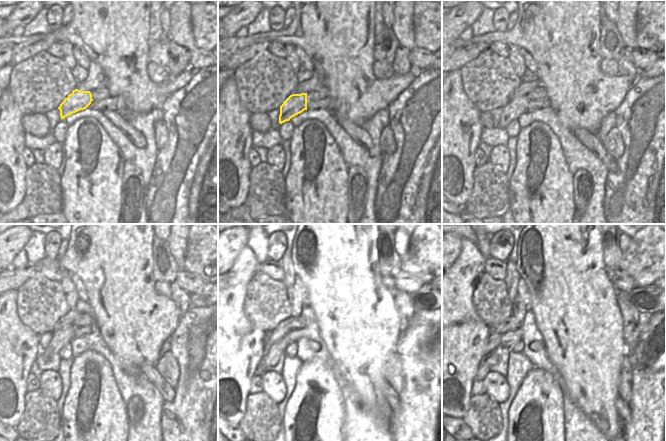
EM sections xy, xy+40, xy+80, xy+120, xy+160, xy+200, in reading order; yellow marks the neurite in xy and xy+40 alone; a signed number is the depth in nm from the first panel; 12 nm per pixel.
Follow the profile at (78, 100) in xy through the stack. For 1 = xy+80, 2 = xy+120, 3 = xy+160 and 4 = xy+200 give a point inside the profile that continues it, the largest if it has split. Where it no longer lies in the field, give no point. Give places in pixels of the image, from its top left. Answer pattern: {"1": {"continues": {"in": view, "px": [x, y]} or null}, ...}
{"1": {"continues": {"in": "xy+80", "px": [515, 107]}}, "2": {"continues": {"in": "xy+120", "px": [64, 336]}}, "3": {"continues": {"in": "xy+160", "px": [271, 357]}}, "4": {"continues": {"in": "xy+200", "px": [493, 358]}}}

